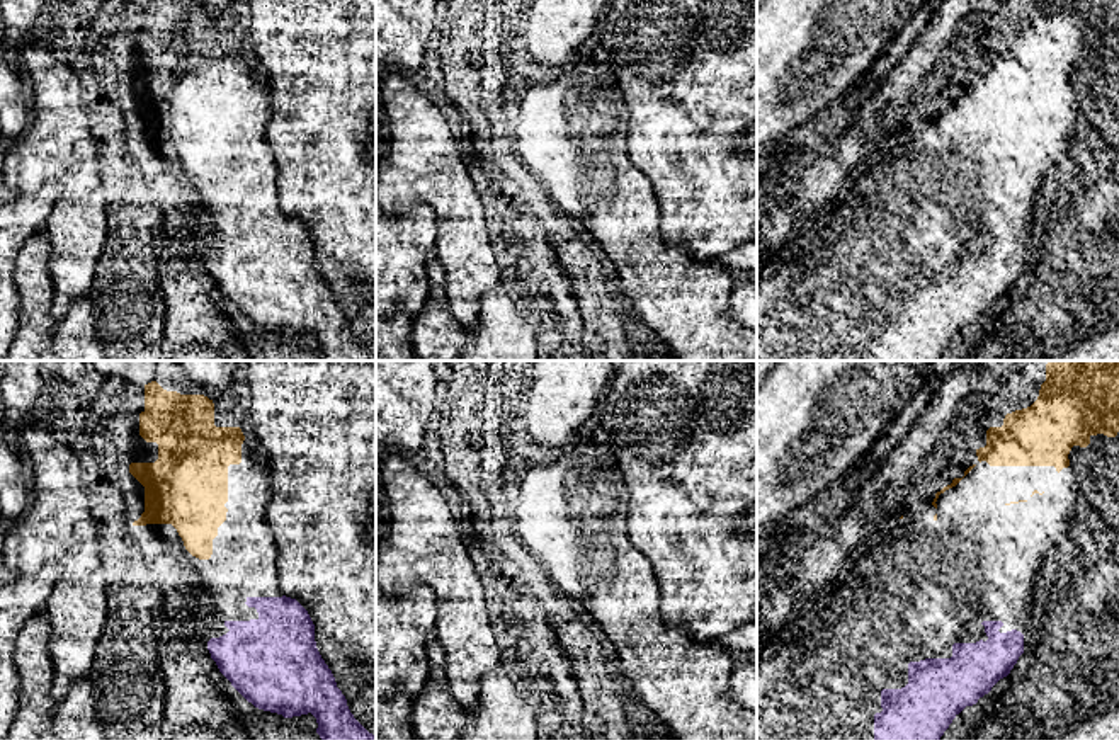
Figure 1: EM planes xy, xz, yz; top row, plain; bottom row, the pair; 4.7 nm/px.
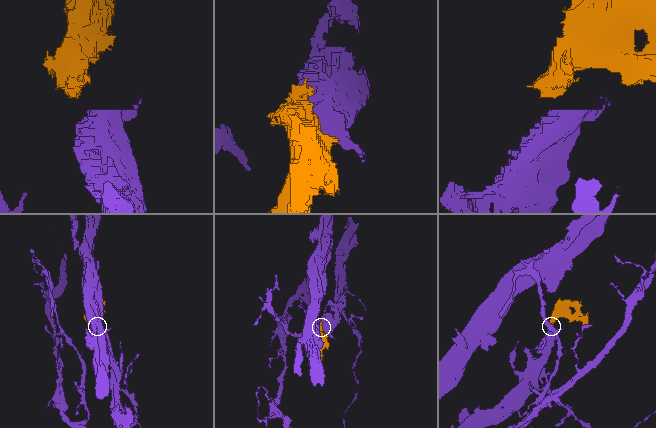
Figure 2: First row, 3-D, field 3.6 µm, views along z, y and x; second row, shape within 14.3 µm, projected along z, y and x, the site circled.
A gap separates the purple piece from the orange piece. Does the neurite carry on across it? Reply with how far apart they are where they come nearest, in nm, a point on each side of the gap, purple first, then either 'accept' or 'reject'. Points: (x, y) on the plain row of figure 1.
260 nm | xy (247, 216), (208, 177) | accept

